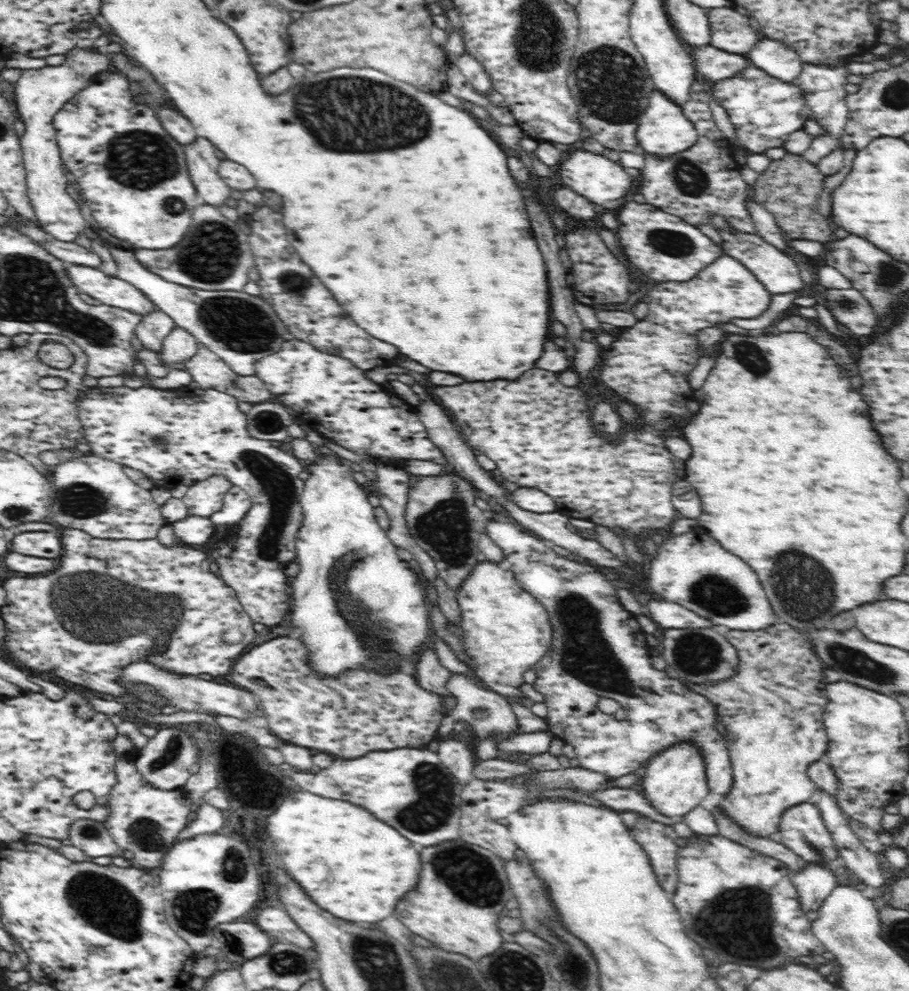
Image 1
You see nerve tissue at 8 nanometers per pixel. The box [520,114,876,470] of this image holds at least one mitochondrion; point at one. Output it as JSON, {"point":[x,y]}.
{"point":[690,179]}

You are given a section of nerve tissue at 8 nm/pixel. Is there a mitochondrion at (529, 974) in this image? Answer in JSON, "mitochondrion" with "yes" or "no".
{"mitochondrion":"yes"}

